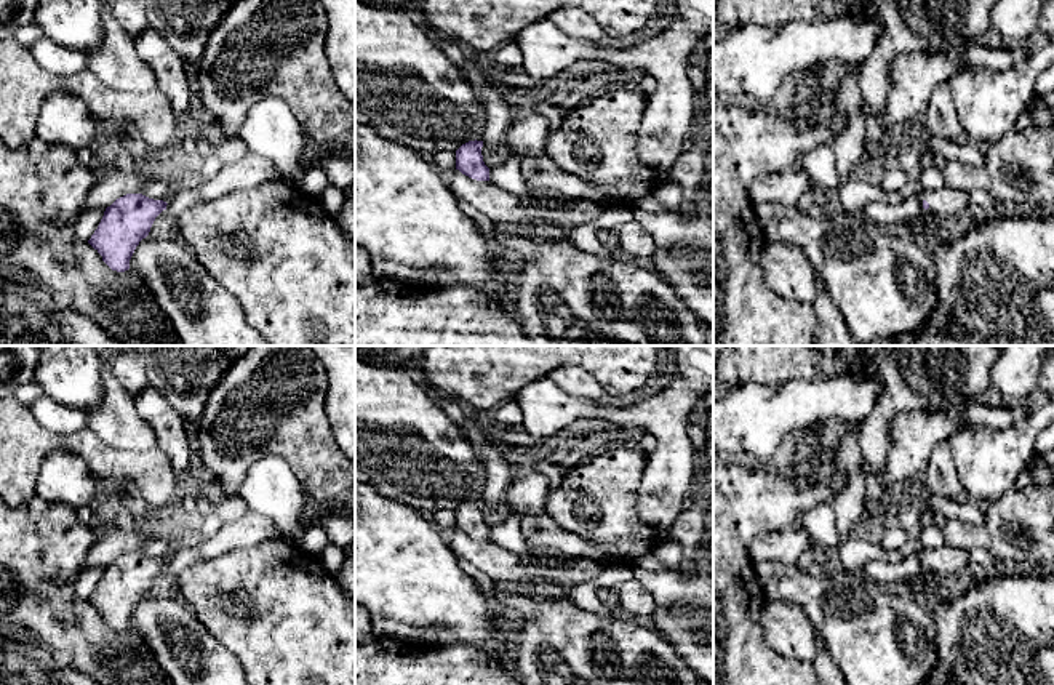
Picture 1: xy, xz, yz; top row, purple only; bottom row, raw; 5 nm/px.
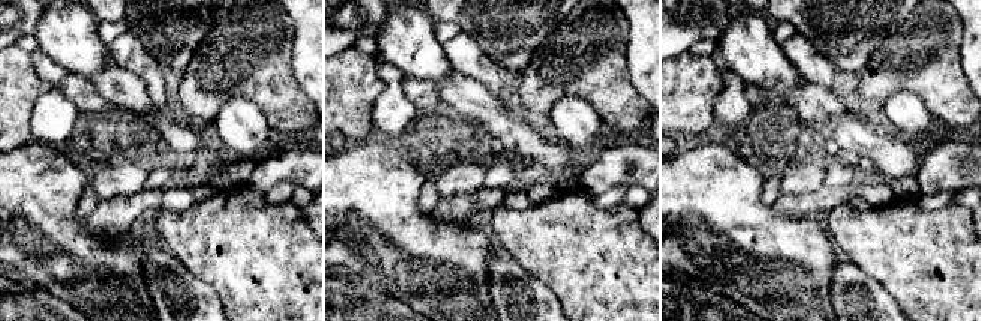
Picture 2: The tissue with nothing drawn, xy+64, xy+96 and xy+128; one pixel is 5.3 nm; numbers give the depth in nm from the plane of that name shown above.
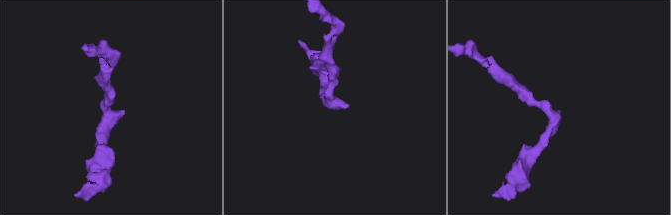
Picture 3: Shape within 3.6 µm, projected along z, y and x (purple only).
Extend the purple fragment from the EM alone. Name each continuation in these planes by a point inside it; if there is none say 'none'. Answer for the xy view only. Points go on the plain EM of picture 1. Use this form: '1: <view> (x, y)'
none

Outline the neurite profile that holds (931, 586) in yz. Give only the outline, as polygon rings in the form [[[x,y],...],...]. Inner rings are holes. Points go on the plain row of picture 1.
[[[928,575],[928,576],[921,576],[920,586],[916,589],[913,587],[912,578],[905,579],[900,586],[904,587],[902,591],[912,592],[920,600],[929,603],[937,597],[950,594],[958,583],[960,581],[950,578]]]

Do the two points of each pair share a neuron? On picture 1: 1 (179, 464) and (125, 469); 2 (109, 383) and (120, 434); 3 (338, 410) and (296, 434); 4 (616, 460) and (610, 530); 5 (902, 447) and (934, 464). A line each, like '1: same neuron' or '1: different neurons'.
1: different neurons
2: same neuron
3: different neurons
4: same neuron
5: different neurons

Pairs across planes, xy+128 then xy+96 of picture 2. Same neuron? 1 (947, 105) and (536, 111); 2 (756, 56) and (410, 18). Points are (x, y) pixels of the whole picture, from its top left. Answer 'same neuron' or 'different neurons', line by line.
1: same neuron
2: same neuron

